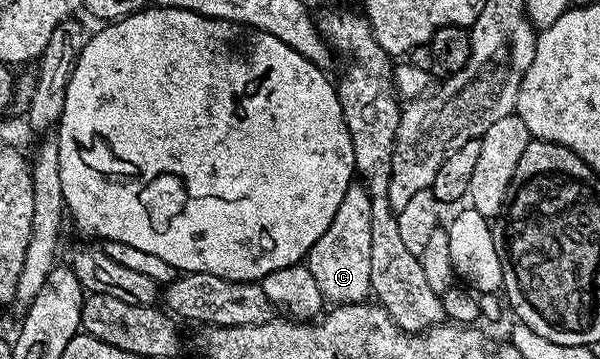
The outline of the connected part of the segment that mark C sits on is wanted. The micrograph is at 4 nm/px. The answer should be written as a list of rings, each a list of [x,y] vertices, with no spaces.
[[[351,183],[327,231],[316,240],[304,259],[323,299],[329,303],[350,305],[363,302],[371,295],[371,200],[372,197],[361,183]]]

